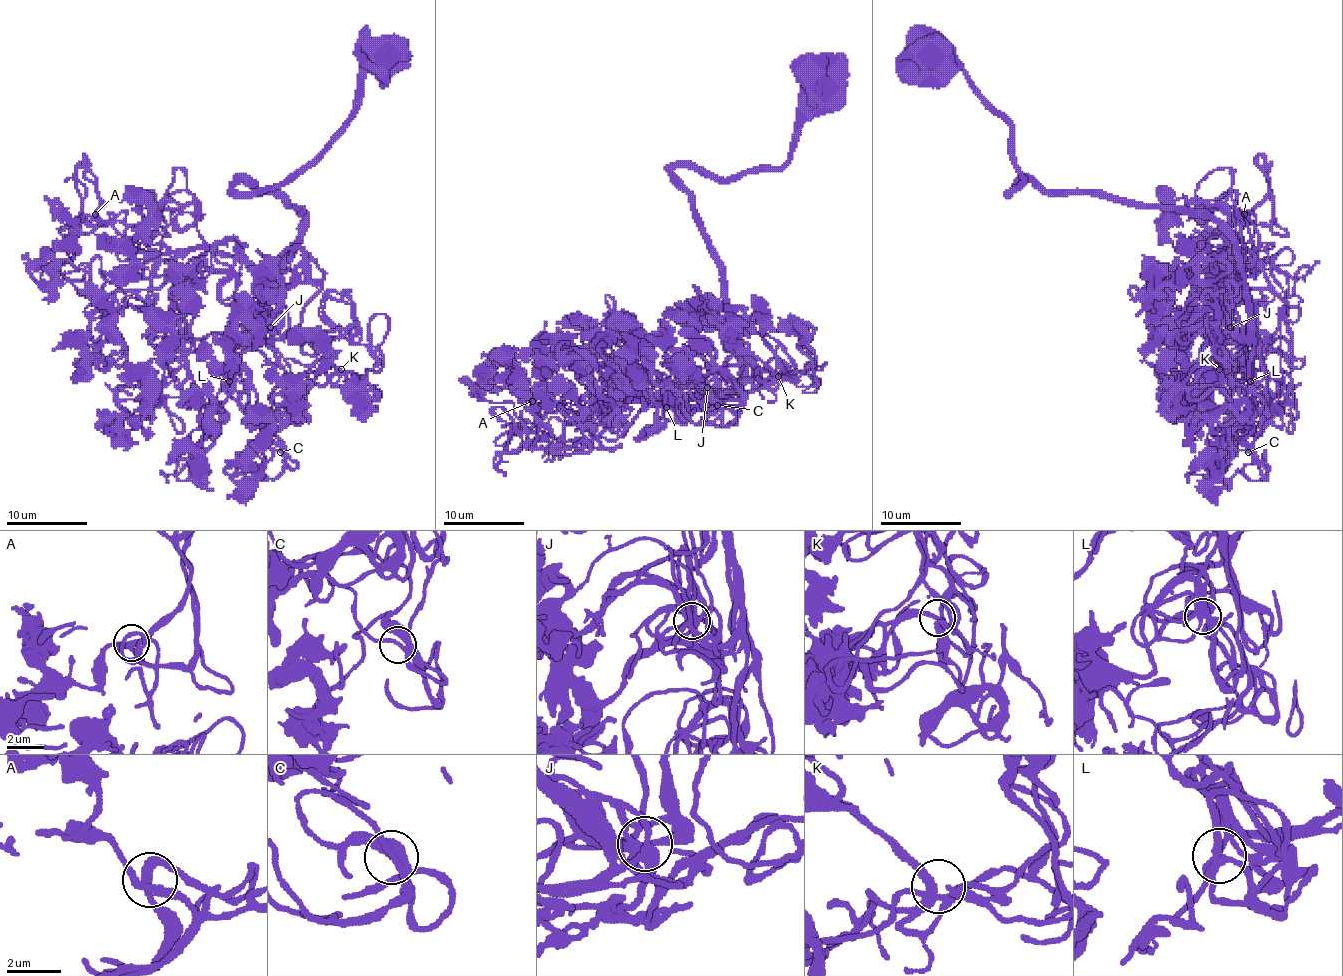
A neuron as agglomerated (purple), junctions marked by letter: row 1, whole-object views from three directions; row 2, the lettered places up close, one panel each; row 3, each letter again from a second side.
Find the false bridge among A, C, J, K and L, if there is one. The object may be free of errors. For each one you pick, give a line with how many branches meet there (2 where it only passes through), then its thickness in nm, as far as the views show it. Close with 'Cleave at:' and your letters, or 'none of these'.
Cleave at: none of these

